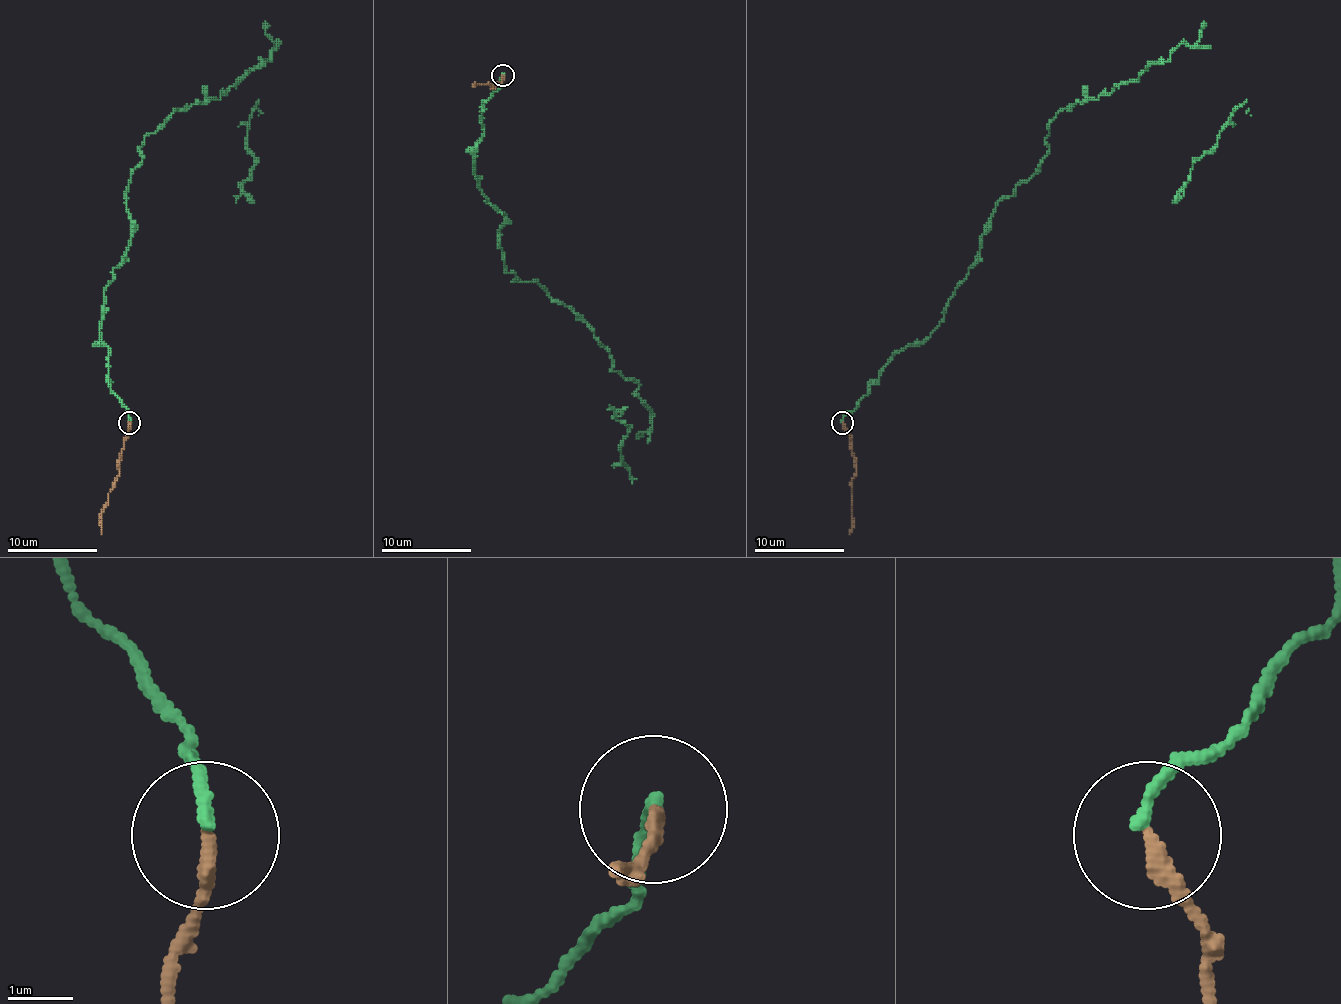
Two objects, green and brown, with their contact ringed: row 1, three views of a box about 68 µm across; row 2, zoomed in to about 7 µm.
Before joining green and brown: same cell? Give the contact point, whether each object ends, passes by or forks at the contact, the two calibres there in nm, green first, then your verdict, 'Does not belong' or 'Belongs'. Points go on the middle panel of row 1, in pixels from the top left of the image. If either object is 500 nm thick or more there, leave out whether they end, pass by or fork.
Place: (502, 75). At the ring green ends. At the ring brown ends. Thickness 180 nm (green) against 240 nm. Belongs

